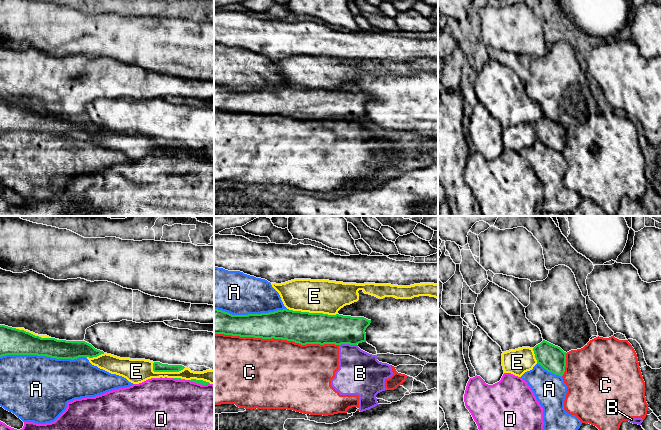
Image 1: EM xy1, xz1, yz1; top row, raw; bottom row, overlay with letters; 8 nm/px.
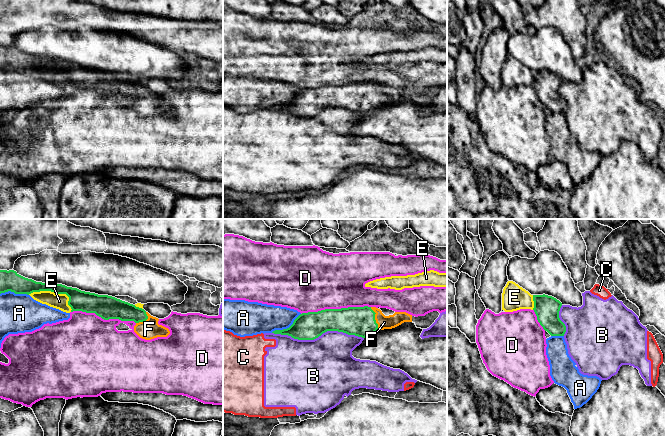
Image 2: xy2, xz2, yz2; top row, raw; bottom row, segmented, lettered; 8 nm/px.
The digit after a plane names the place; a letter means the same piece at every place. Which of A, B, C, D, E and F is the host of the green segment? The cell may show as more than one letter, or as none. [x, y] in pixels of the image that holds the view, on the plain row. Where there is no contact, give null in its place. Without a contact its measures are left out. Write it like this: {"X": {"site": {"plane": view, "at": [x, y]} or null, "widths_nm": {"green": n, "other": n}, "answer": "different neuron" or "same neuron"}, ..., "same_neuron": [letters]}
{"A": {"site": {"plane": "xy1", "at": [43, 131]}, "widths_nm": {"green": 200, "other": 480}, "answer": "different neuron"}, "B": {"site": {"plane": "xz2", "at": [318, 112]}, "widths_nm": {"green": 220, "other": 460}, "answer": "different neuron"}, "C": {"site": {"plane": "xz1", "at": [276, 114]}, "widths_nm": {"green": 260, "other": 500}, "answer": "different neuron"}, "D": {"site": {"plane": "xz2", "at": [335, 85]}, "widths_nm": {"green": 240, "other": 460}, "answer": "different neuron"}, "E": {"site": {"plane": "xy2", "at": [54, 68]}, "widths_nm": {"green": 160, "other": 130}, "answer": "different neuron"}, "F": {"site": {"plane": "xz2", "at": [374, 95]}, "widths_nm": {"green": 240, "other": 110}, "answer": "same neuron"}, "same_neuron": ["F"]}

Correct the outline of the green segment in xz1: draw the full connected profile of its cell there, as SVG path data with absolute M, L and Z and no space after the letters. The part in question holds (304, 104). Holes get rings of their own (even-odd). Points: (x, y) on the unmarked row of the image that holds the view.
M214 85L214 110L224 110L240 113L262 115L282 115L301 121L306 120L350 120L357 121L366 118L366 104L371 96L364 93L343 91L328 91L293 86L277 86L269 89L232 91L228 88Z

